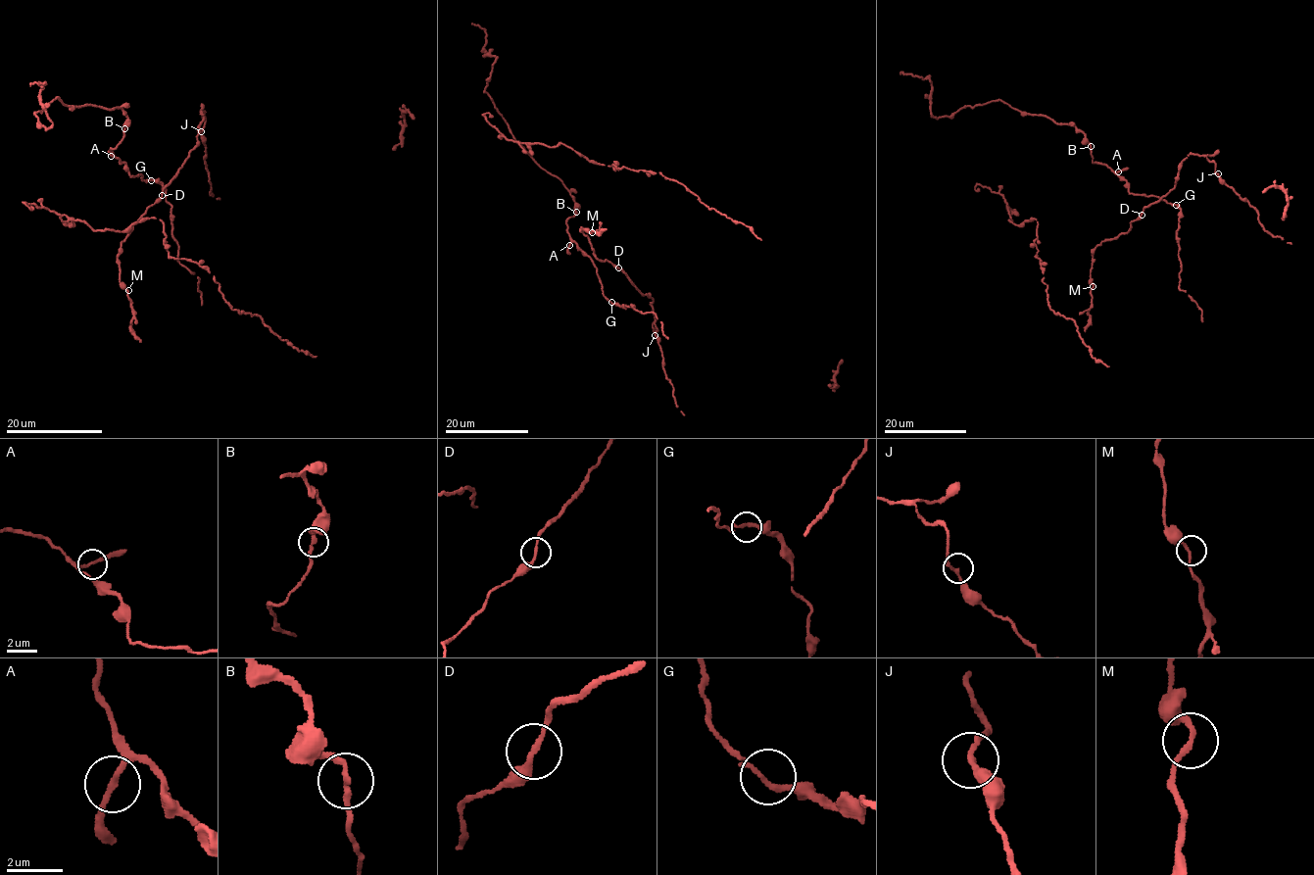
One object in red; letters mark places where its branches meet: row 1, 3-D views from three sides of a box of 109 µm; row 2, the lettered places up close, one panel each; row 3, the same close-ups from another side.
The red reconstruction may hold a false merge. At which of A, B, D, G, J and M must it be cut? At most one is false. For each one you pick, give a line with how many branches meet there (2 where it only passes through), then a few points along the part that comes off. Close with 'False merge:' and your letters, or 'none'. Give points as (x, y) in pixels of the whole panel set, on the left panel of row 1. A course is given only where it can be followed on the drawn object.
False merge: none

